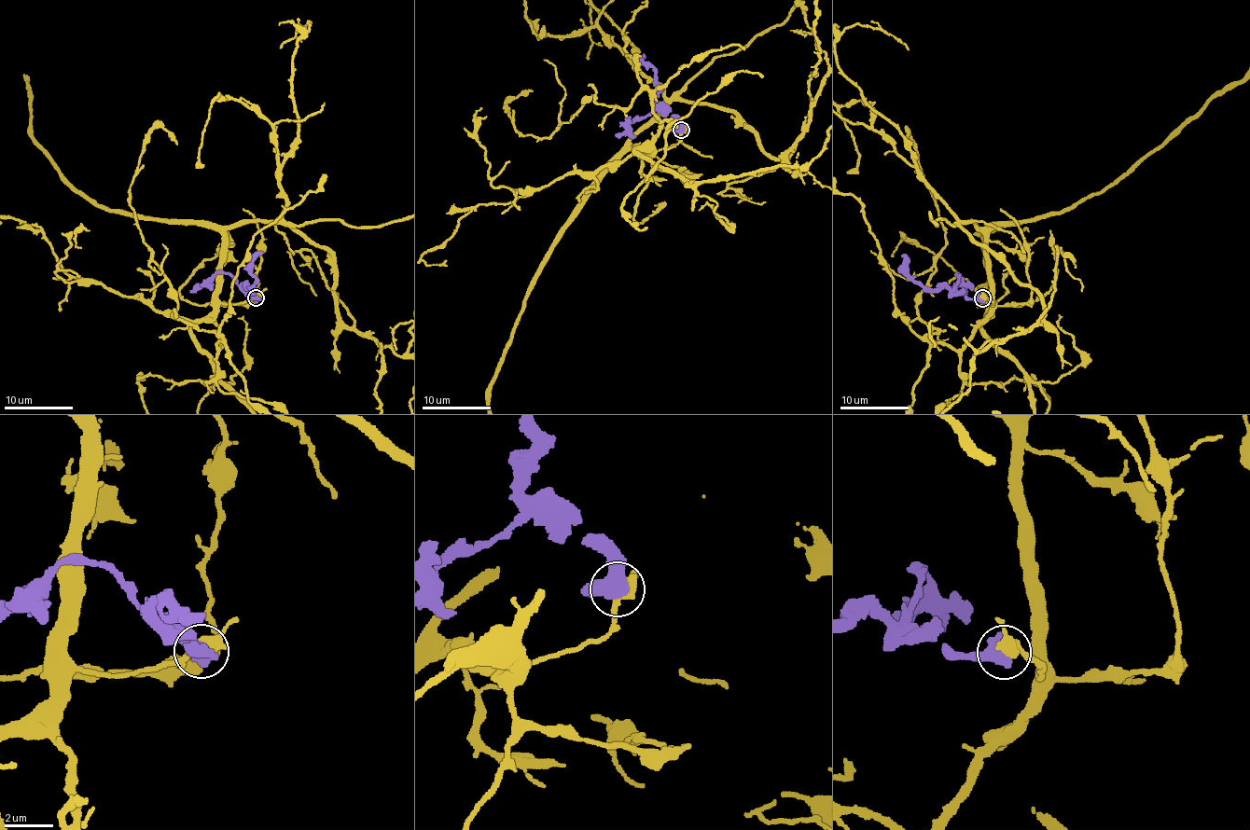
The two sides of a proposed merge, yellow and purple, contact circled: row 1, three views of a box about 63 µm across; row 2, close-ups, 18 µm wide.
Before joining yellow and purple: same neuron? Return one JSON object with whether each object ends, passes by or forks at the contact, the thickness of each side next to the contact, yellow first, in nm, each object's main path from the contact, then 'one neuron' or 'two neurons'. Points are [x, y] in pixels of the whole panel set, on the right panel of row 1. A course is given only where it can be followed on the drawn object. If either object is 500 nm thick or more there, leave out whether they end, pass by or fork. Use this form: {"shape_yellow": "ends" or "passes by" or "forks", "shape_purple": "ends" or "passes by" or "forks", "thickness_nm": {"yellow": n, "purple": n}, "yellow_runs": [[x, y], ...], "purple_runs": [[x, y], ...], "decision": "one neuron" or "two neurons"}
{"thickness_nm": {"yellow": 440, "purple": 500}, "purple_runs": [[981, 298], [967, 298], [946, 286], [925, 290], [907, 274], [907, 263], [902, 255]], "decision": "two neurons"}

